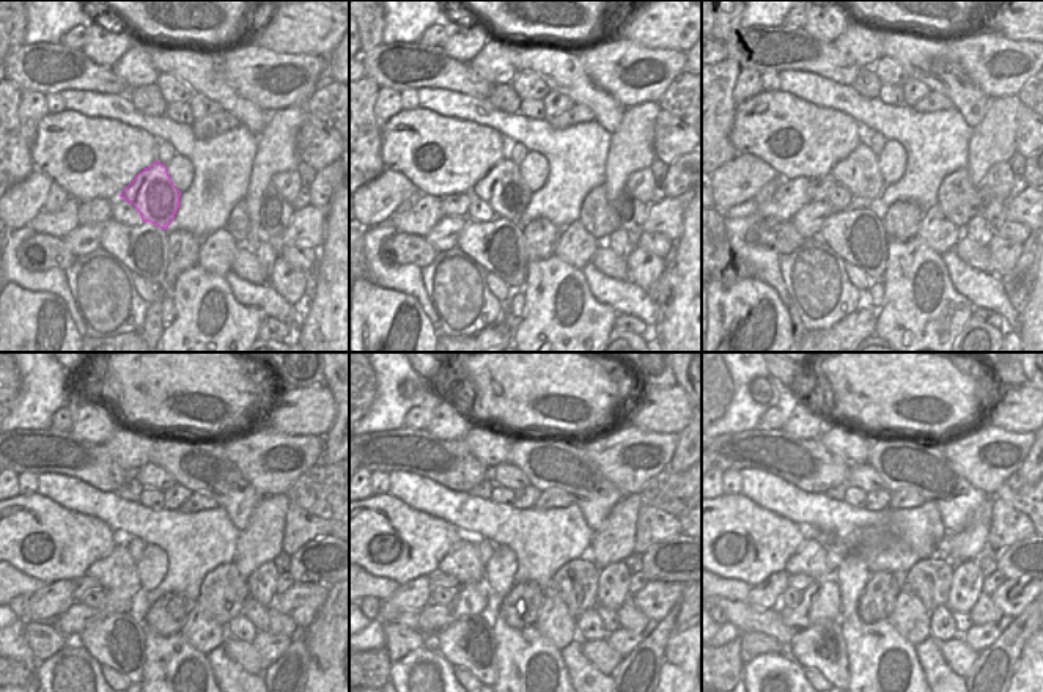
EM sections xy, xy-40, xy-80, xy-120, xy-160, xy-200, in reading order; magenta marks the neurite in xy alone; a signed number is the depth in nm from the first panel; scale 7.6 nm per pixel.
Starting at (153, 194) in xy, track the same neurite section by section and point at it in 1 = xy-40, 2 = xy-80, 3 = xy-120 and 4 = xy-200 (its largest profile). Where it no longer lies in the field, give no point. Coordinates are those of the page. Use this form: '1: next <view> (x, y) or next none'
1: next xy-40 (502, 187)
2: next xy-80 (848, 184)
3: next xy-120 (117, 570)
4: next xy-200 (810, 559)

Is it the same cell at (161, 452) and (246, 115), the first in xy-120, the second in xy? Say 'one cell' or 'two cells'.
one cell

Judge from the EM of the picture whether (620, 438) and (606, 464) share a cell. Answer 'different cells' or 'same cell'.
different cells

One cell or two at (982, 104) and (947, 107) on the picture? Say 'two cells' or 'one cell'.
two cells

